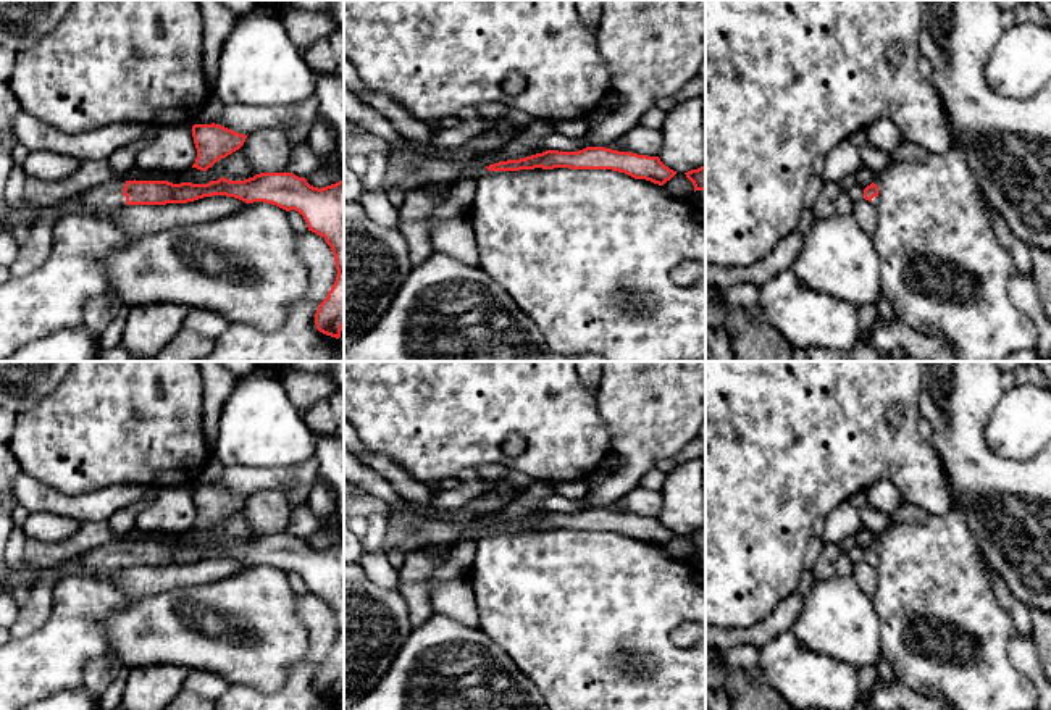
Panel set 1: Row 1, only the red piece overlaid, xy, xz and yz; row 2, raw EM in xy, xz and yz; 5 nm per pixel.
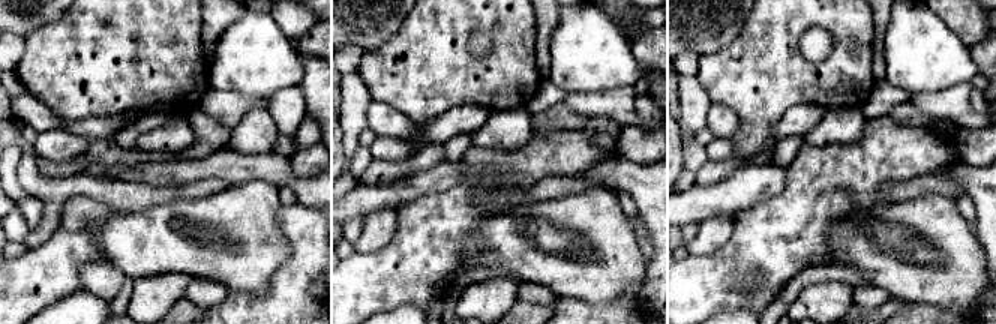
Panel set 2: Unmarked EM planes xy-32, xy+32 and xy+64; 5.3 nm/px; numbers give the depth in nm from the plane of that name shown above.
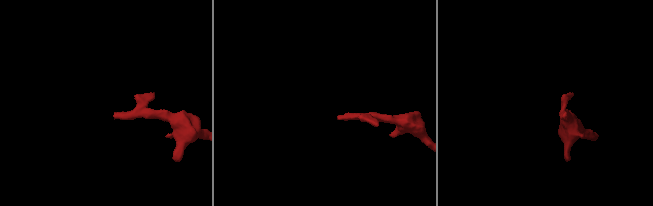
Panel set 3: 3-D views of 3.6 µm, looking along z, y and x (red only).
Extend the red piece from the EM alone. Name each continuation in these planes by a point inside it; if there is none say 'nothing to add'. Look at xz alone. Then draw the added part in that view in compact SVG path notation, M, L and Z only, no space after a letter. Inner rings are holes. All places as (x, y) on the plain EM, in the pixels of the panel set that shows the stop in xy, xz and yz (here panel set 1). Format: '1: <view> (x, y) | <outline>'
1: xz (475, 531) | M475 523L468 526L454 542L447 544L428 544L425 549L431 553L436 555L438 558L447 560L447 557L452 553L452 550L465 541L478 541L488 534L488 529L481 523Z

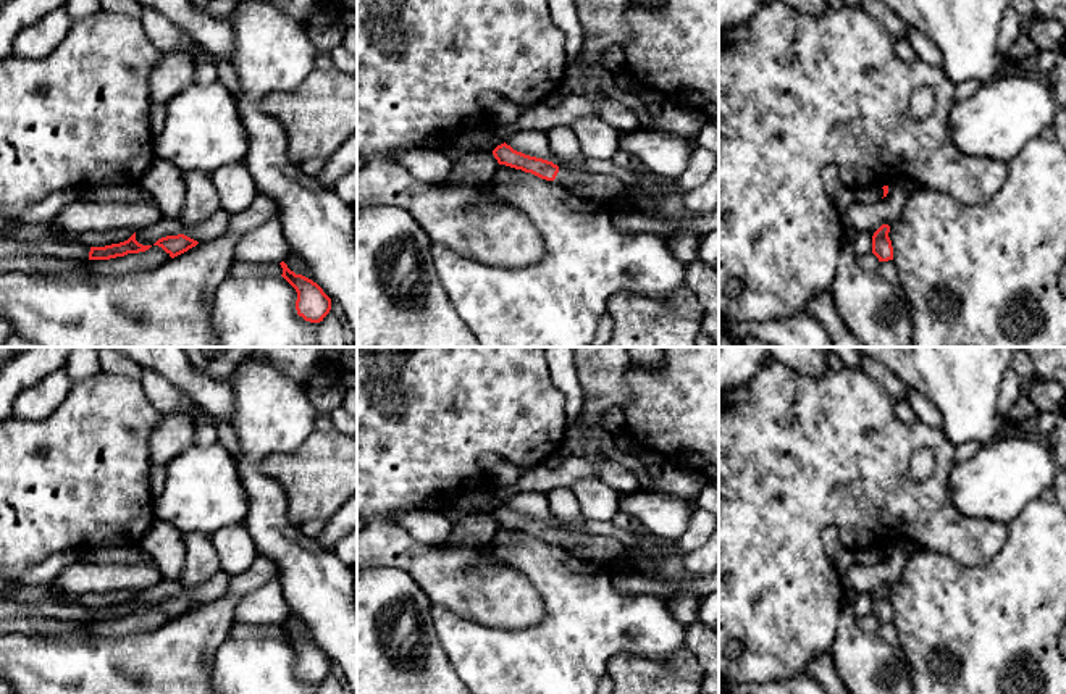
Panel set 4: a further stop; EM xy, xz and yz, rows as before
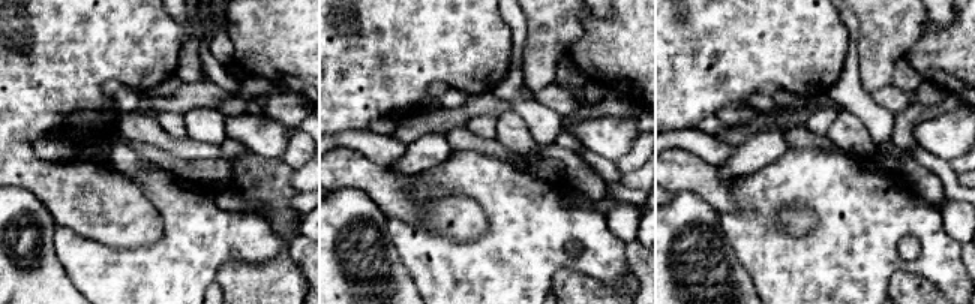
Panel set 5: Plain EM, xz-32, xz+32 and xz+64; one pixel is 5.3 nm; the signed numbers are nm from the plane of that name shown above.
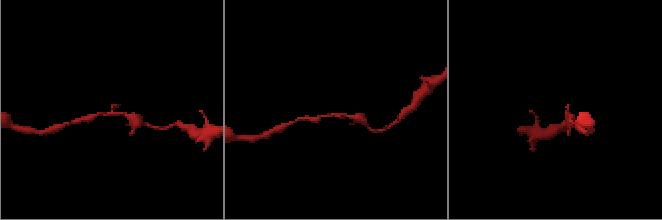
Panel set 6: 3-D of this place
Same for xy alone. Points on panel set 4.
nothing to add

